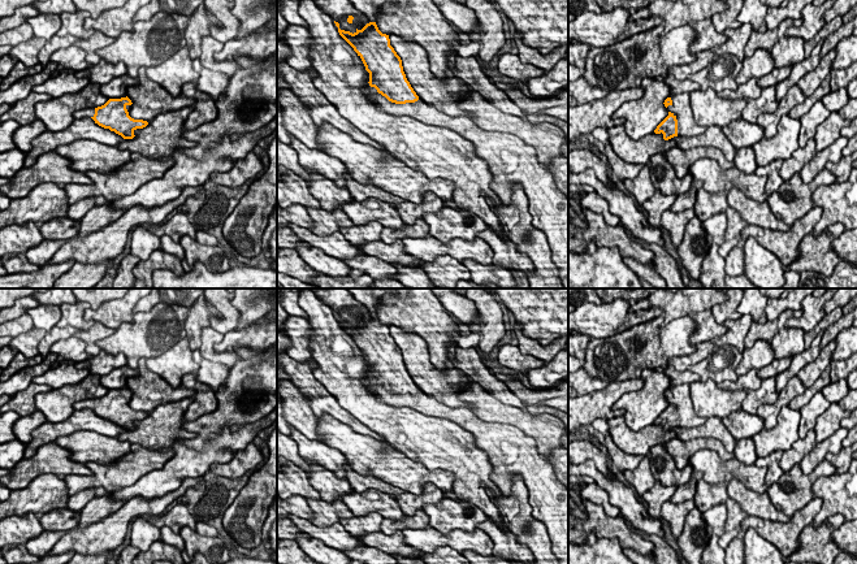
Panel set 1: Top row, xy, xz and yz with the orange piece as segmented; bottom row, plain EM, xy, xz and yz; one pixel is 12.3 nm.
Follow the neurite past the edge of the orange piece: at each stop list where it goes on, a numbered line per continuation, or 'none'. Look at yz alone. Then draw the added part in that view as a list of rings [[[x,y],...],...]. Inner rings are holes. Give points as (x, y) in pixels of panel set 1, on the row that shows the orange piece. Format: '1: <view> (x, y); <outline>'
1: yz (680, 107); [[[689,92],[674,95],[671,100],[672,104],[667,107],[667,110],[676,117],[680,136],[696,136],[705,133],[706,126],[700,126],[693,118]]]

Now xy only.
1: xy (90, 112); [[[95,108],[81,109],[74,113],[74,118],[94,117]]]

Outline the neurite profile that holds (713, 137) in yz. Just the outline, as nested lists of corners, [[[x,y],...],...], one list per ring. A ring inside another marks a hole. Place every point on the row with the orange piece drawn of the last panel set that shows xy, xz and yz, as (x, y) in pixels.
[[[709,126],[701,135],[696,136],[674,136],[676,147],[680,149],[692,149],[696,147],[715,147],[719,148],[724,157],[728,161],[733,161],[736,149],[731,144],[731,142],[726,138],[722,127],[719,126]]]

